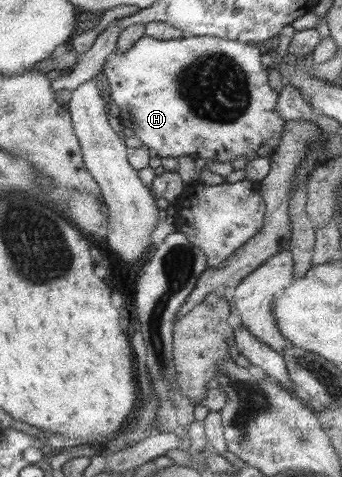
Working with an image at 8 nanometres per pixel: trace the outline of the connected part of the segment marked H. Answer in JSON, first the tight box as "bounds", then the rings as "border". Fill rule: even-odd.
{"bounds":[101,36,283,163],"border":[[[199,36],[188,38],[177,38],[160,41],[151,37],[140,37],[134,45],[123,52],[112,50],[106,61],[103,63],[101,74],[105,80],[110,99],[119,107],[118,121],[123,127],[128,127],[134,135],[143,143],[146,148],[154,149],[158,157],[180,157],[190,155],[192,158],[213,159],[216,163],[232,161],[235,157],[244,157],[247,161],[255,157],[267,157],[274,153],[279,145],[283,133],[283,119],[275,112],[276,91],[270,89],[266,81],[266,71],[260,63],[260,53],[256,47],[250,47],[246,43],[239,43],[238,40],[219,39],[215,36]]]}

